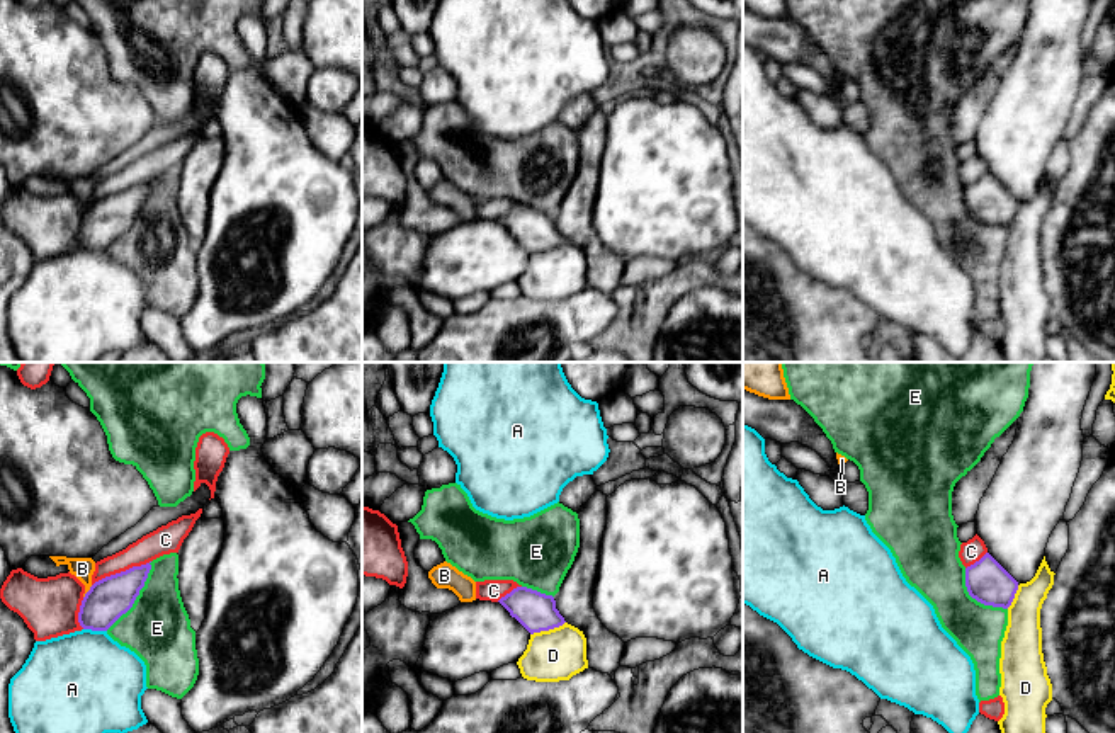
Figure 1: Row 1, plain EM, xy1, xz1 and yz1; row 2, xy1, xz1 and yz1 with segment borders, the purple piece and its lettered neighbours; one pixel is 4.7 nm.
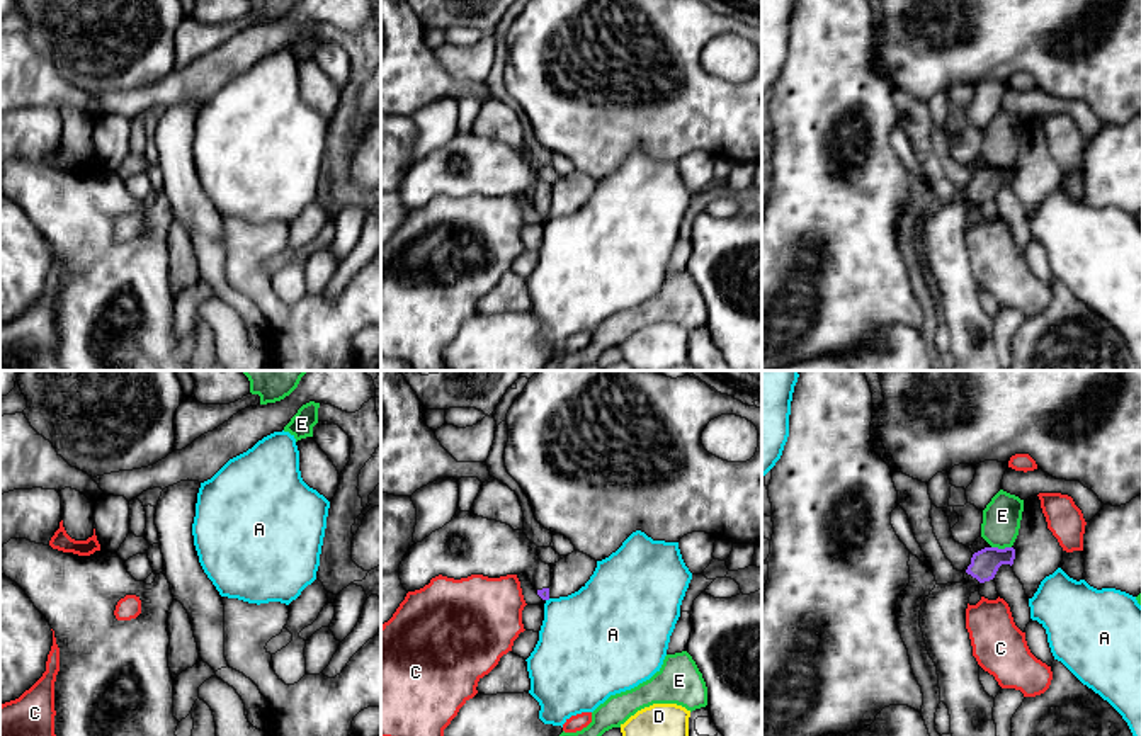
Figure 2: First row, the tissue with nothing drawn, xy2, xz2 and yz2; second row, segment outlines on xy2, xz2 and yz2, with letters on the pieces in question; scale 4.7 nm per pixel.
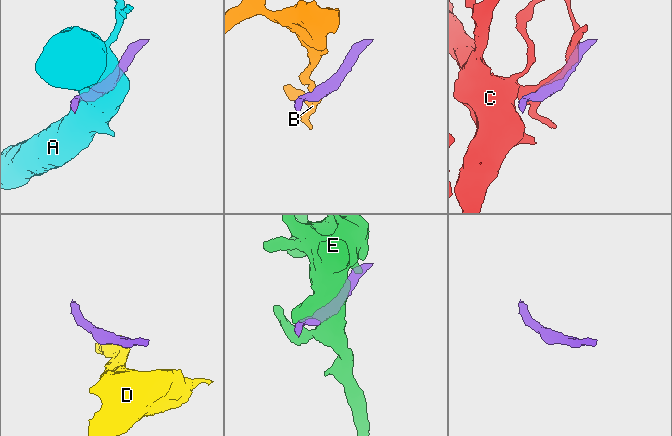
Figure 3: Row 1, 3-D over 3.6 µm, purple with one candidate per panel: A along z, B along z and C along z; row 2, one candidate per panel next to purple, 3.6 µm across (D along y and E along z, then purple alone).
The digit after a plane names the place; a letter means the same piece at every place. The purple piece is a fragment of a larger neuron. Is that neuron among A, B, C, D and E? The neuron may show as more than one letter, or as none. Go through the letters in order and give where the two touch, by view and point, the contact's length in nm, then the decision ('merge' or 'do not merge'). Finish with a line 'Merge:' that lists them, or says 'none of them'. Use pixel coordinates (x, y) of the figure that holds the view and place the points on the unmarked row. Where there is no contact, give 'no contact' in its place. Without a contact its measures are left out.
A: xy1 (96, 249) | 110 nm | do not merge
B: xy1 (87, 211) | 80 nm | do not merge
C: xy1 (121, 191) | 300 nm | do not merge
D: xz1 (548, 249) | 180 nm | do not merge
E: xy1 (136, 215) | 400 nm | do not merge
Merge: none of them

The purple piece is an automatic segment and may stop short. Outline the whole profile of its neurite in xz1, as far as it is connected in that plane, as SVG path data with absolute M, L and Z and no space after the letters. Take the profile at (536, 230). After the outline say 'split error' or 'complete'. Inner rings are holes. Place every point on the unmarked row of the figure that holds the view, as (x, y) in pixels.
M517 206L498 219L530 253L563 245L566 240L556 228L552 214Z | complete

